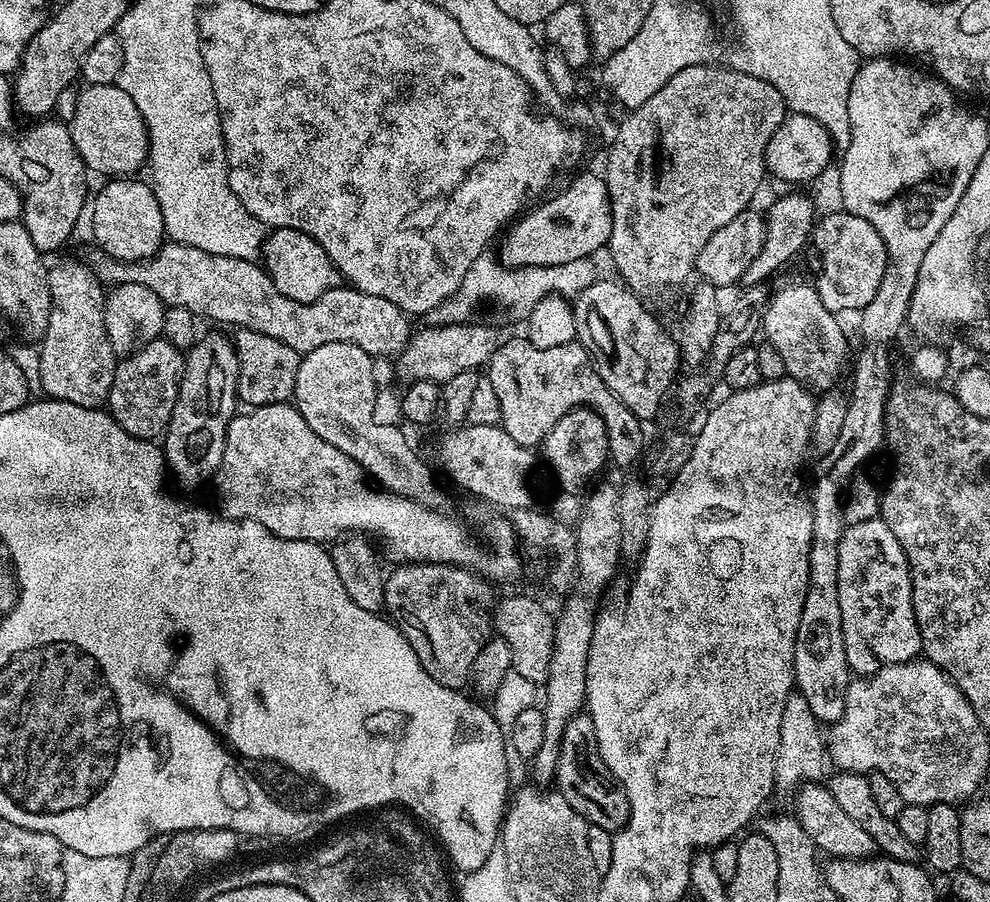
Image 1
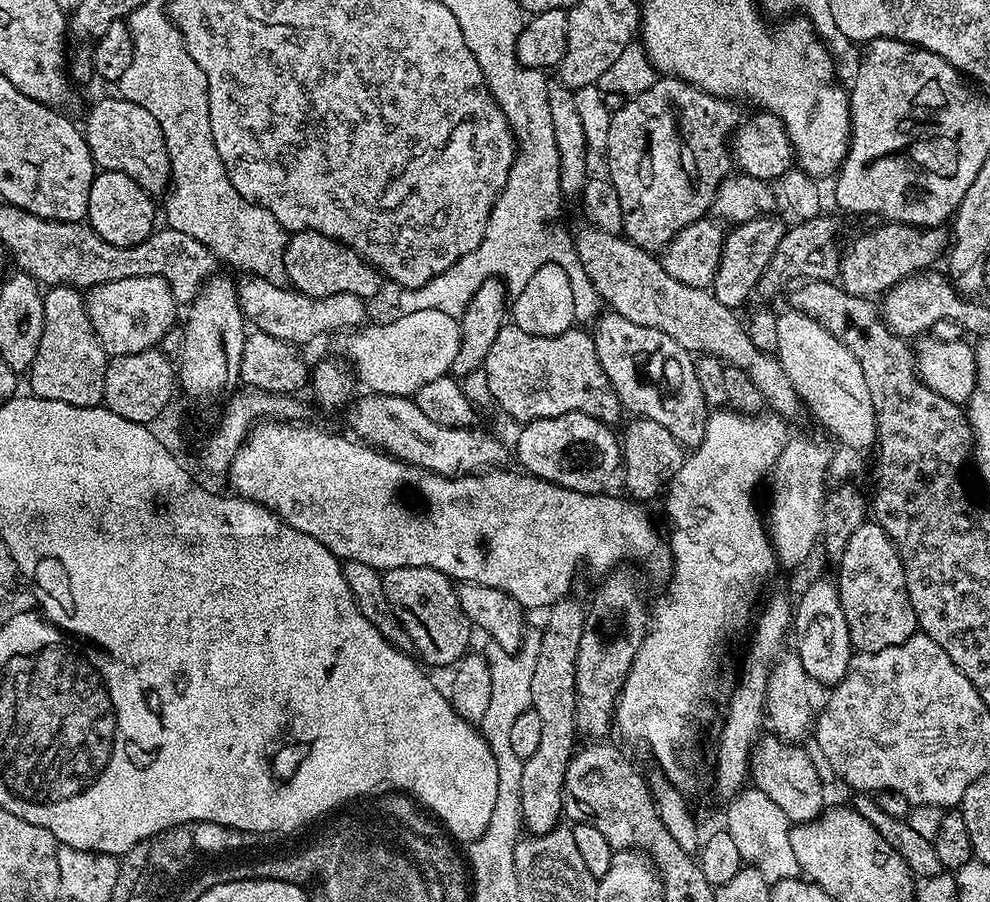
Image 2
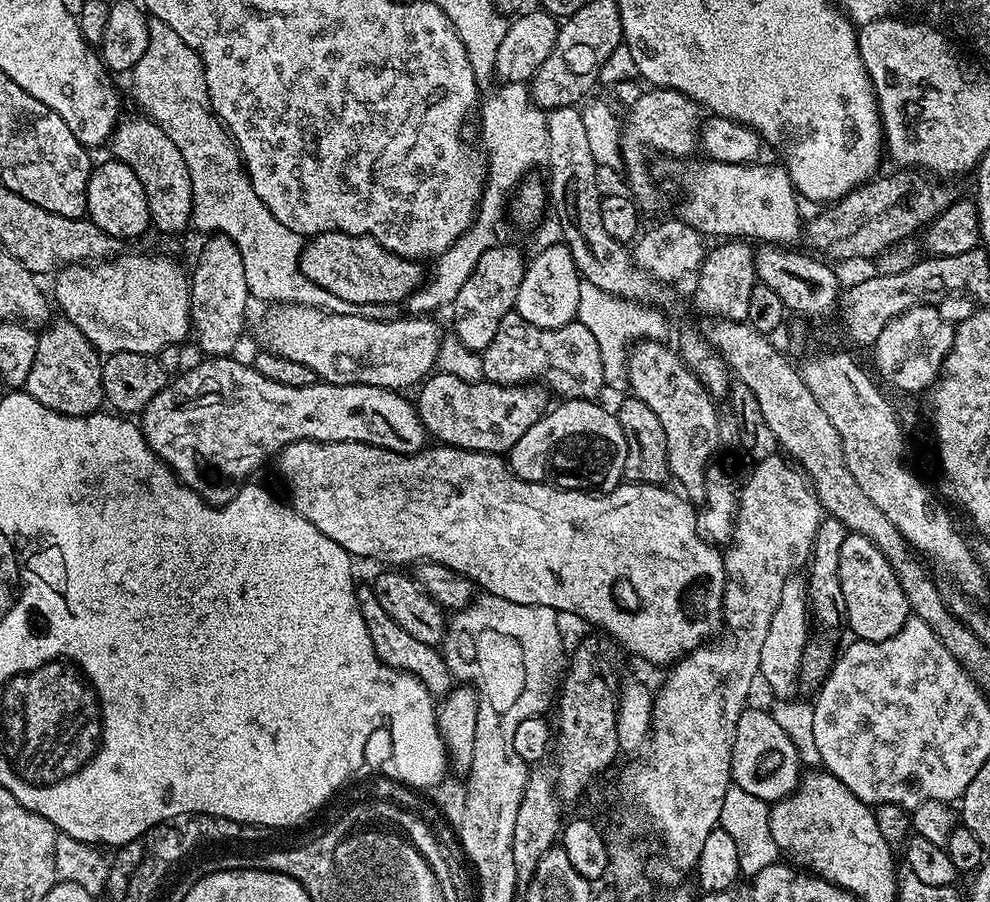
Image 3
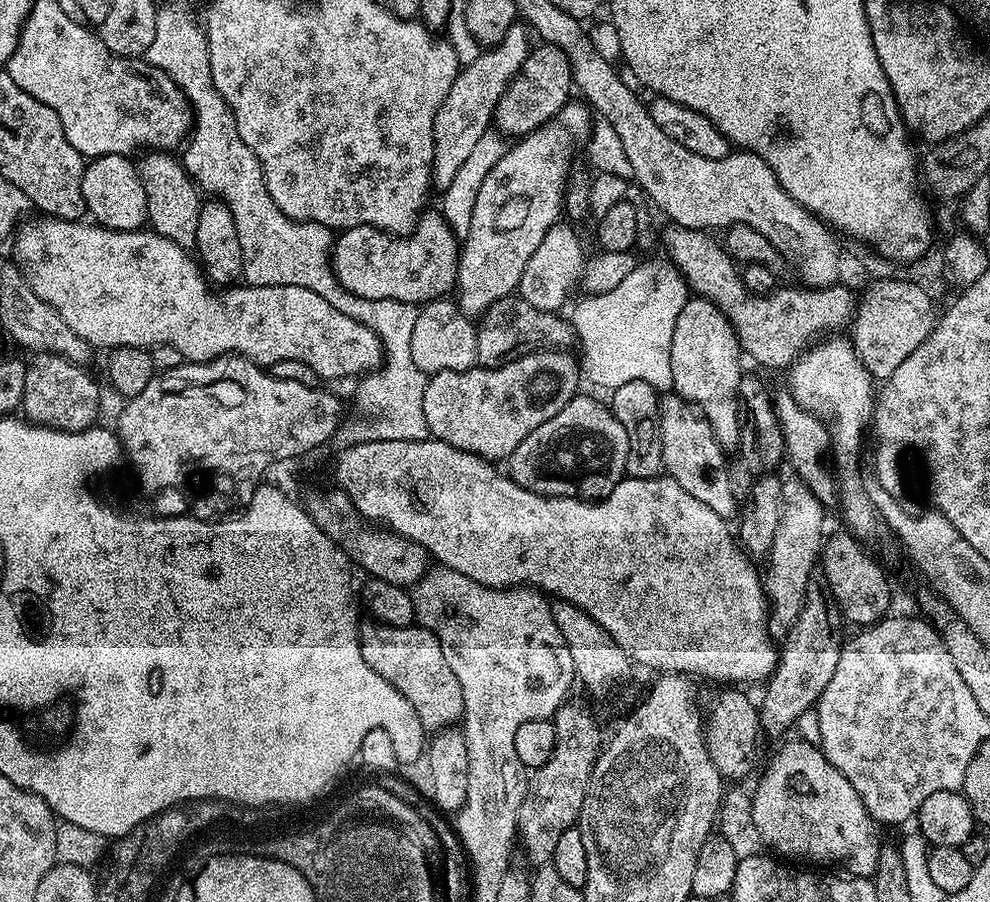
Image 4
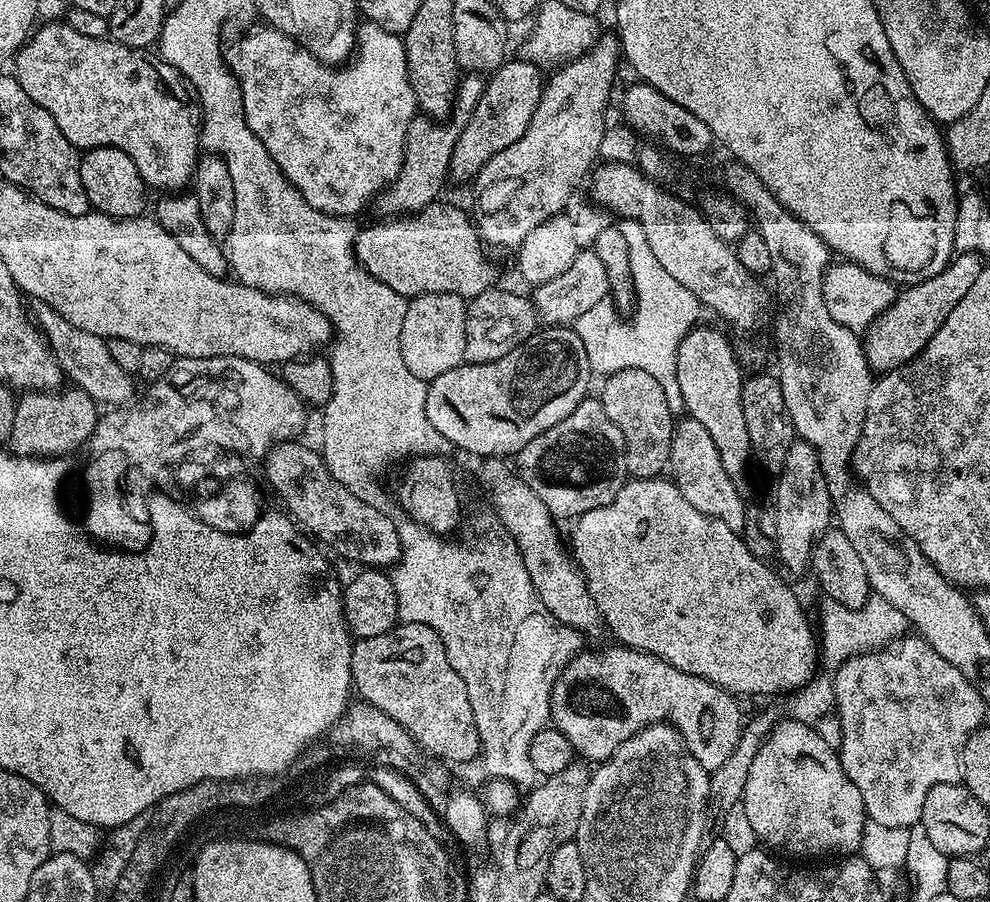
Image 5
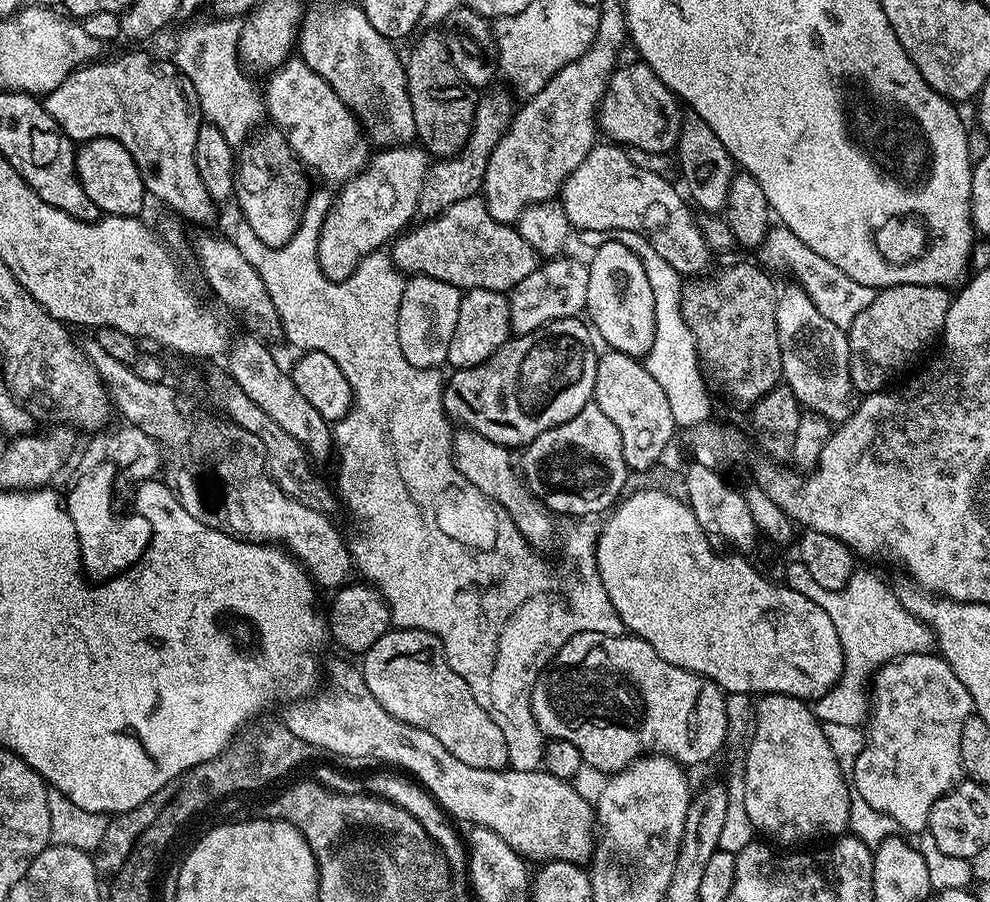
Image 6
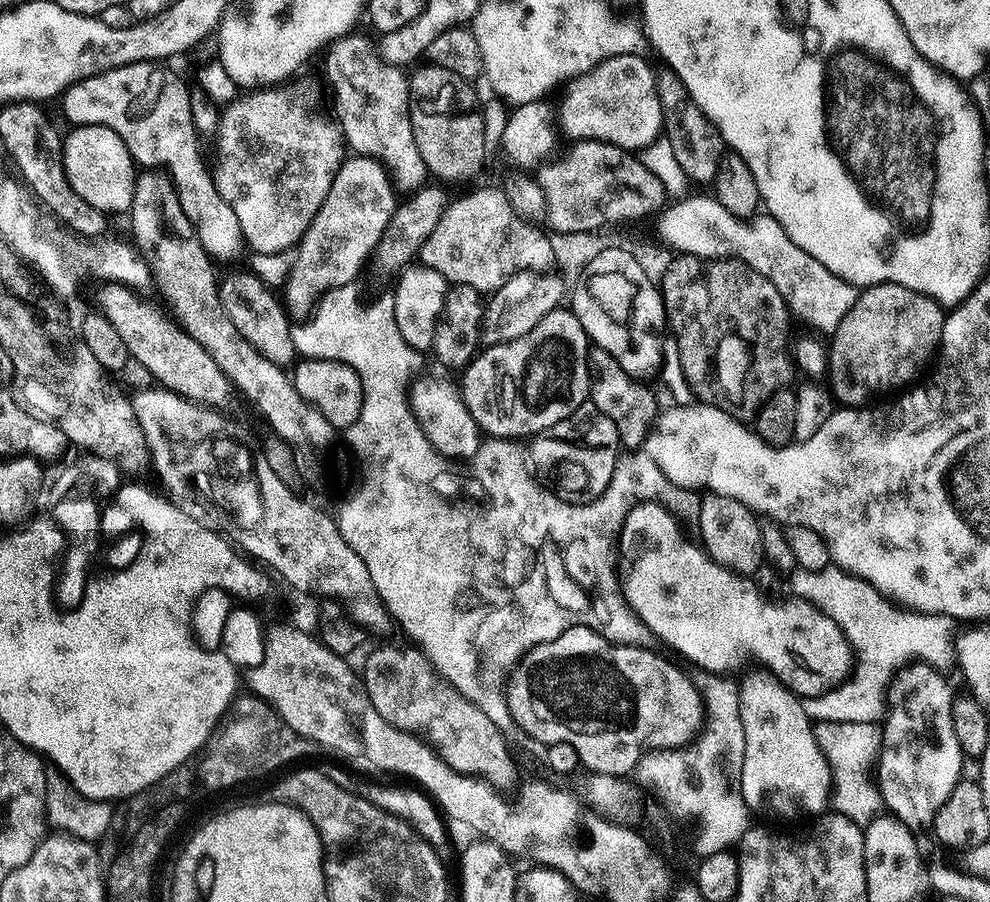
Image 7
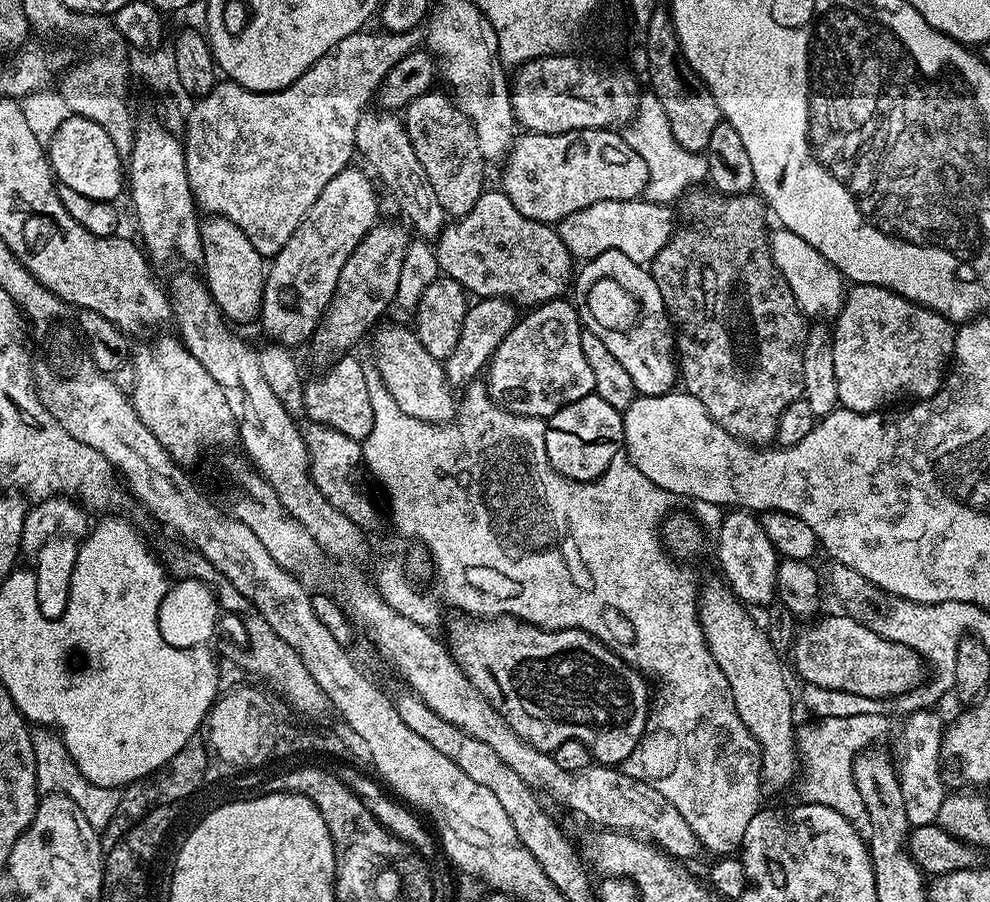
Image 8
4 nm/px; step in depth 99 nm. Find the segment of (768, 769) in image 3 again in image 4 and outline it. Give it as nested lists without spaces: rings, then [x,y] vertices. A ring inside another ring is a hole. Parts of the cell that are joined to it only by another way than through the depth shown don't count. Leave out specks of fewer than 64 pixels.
[[[724,690],[716,701],[706,708],[704,737],[710,758],[725,781],[740,780],[752,772],[756,764],[756,739],[761,739],[760,714],[754,700],[744,690]]]

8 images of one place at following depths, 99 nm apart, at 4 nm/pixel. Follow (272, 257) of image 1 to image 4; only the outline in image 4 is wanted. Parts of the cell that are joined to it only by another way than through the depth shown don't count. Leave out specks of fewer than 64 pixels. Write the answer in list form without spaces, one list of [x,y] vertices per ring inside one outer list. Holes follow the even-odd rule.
[[[428,210],[416,221],[416,227],[407,234],[384,232],[380,228],[370,227],[369,224],[343,229],[335,237],[330,259],[332,272],[347,292],[371,300],[397,300],[423,306],[429,300],[447,297],[457,287],[461,247],[461,241],[452,227],[444,221],[443,215],[439,211]]]

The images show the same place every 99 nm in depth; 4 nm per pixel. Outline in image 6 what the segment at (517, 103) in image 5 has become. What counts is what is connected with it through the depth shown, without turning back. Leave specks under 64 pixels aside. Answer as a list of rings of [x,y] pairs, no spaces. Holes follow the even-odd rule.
[[[495,88],[485,91],[477,99],[473,126],[464,148],[452,156],[437,159],[429,167],[422,194],[418,198],[419,215],[421,217],[431,218],[437,216],[440,212],[445,212],[454,202],[475,196],[483,189],[487,163],[490,162],[491,155],[494,154],[499,140],[508,132],[512,117],[518,109],[516,104],[512,105],[513,93],[511,91],[508,91],[508,93],[503,92],[500,88]]]

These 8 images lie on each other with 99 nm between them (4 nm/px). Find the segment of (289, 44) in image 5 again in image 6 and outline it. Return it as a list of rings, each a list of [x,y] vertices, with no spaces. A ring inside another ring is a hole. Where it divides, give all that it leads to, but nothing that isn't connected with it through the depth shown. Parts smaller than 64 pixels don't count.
[[[289,58],[279,68],[271,69],[268,78],[268,85],[263,85],[262,88],[267,119],[272,119],[269,121],[284,133],[292,152],[305,169],[309,173],[317,172],[326,183],[336,184],[335,186],[343,186],[358,175],[369,162],[370,140],[356,113],[348,108],[346,102],[338,98],[332,87],[299,58]]]

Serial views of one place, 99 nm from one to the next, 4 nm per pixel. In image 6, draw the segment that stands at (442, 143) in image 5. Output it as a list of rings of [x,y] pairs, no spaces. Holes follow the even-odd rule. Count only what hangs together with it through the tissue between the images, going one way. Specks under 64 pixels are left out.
[[[392,146],[377,152],[380,153],[377,156],[375,153],[358,175],[335,193],[332,207],[324,219],[316,258],[320,269],[331,280],[345,280],[362,258],[381,251],[401,235],[420,211],[418,198],[428,176],[429,153],[420,146]]]

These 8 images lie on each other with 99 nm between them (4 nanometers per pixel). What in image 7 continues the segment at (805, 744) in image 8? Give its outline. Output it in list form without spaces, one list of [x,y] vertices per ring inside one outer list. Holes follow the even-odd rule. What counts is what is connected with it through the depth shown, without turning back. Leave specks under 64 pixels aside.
[[[819,722],[815,725],[816,741],[830,766],[832,794],[830,804],[850,822],[866,826],[876,819],[882,808],[880,786],[874,779],[874,769],[880,759],[884,734],[879,723]]]

